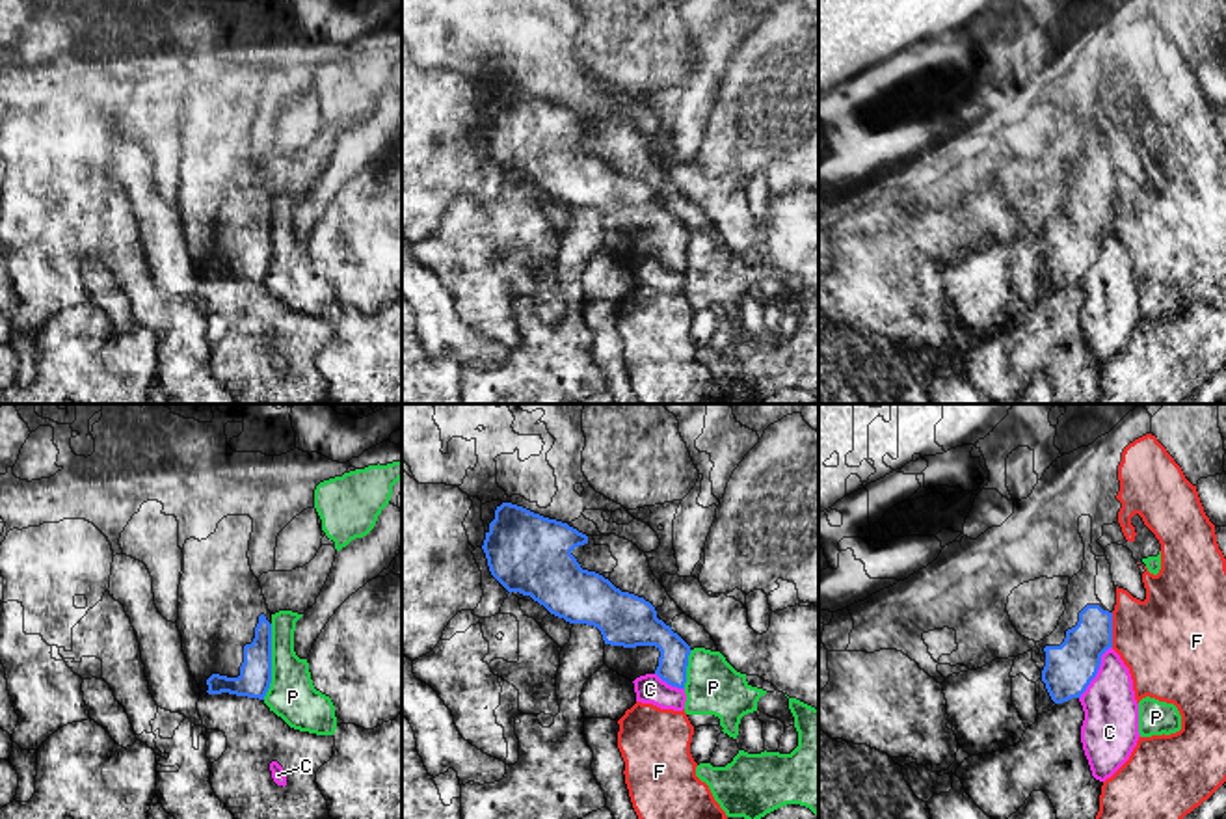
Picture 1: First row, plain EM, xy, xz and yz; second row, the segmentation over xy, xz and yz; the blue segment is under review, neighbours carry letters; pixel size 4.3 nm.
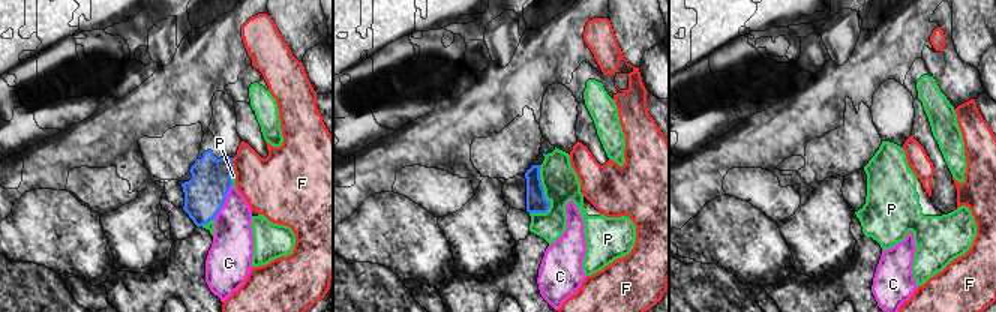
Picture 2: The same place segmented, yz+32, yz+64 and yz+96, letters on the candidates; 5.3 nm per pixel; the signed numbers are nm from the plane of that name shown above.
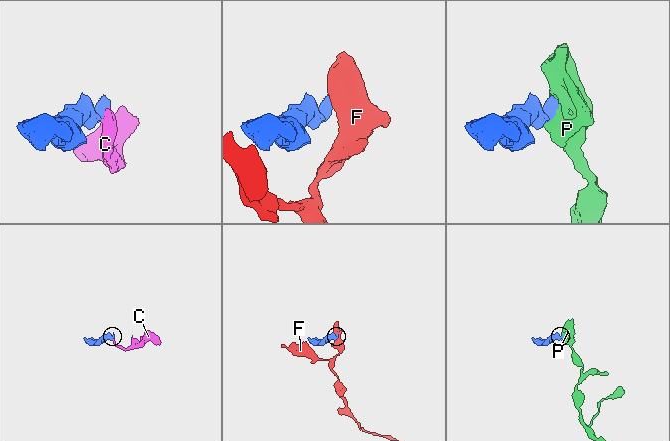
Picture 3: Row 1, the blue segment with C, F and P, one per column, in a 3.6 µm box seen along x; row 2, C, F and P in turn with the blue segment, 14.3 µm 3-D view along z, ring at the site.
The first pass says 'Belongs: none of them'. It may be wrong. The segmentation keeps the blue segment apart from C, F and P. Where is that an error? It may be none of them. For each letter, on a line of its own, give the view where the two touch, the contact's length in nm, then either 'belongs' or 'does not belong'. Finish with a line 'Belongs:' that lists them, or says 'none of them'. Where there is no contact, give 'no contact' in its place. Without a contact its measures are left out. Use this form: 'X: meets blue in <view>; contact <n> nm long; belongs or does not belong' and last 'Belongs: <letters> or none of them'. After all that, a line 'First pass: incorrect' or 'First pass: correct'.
C: meets blue in yz; contact 280 nm long; does not belong
F: meets blue in yz; contact 150 nm long; does not belong
P: meets blue in xy; contact 340 nm long; does not belong
Belongs: none of them
First pass: correct

